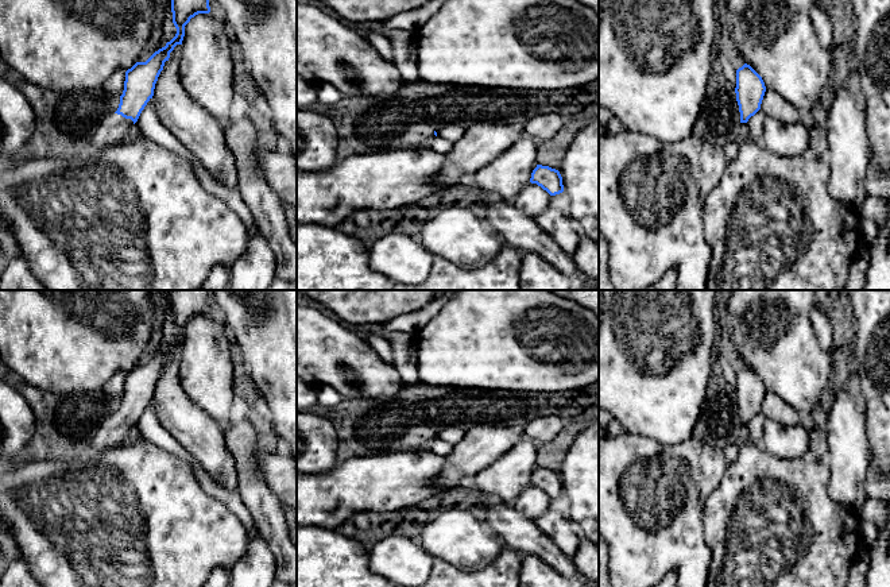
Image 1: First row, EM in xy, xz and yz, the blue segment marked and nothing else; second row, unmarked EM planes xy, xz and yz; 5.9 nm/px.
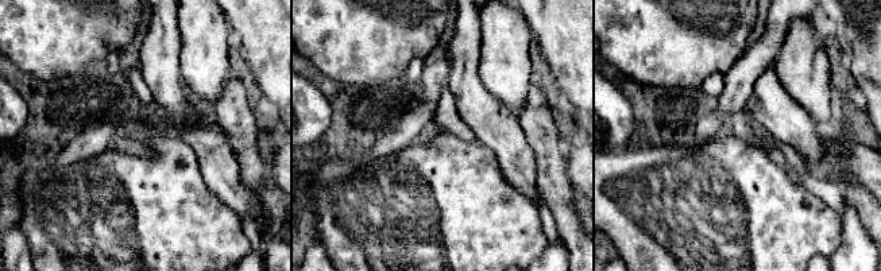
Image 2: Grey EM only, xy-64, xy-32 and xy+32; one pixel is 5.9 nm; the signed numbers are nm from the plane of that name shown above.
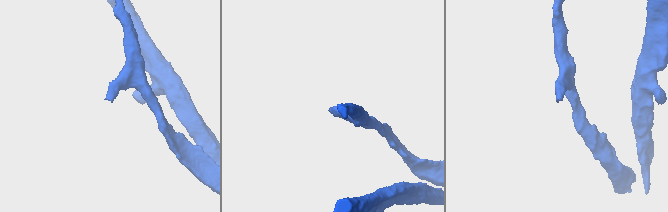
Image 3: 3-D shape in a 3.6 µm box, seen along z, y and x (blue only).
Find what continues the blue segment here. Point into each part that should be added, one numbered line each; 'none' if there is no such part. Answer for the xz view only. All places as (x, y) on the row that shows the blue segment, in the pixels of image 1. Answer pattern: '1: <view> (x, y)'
1: xz (417, 135)

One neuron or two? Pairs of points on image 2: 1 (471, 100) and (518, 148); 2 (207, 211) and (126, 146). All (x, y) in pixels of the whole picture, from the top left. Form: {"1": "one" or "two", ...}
{"1": "one", "2": "two"}

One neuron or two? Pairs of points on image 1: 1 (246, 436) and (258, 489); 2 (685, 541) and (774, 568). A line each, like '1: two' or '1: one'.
1: one
2: two

